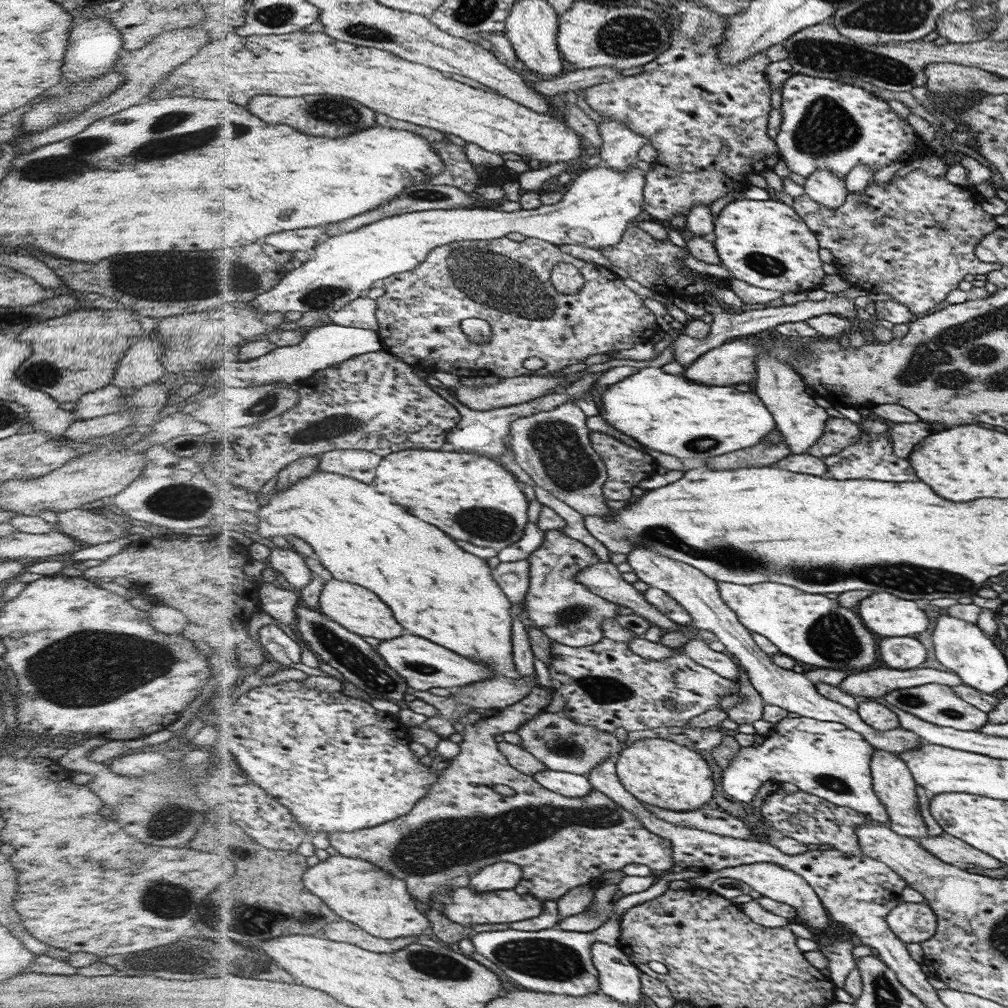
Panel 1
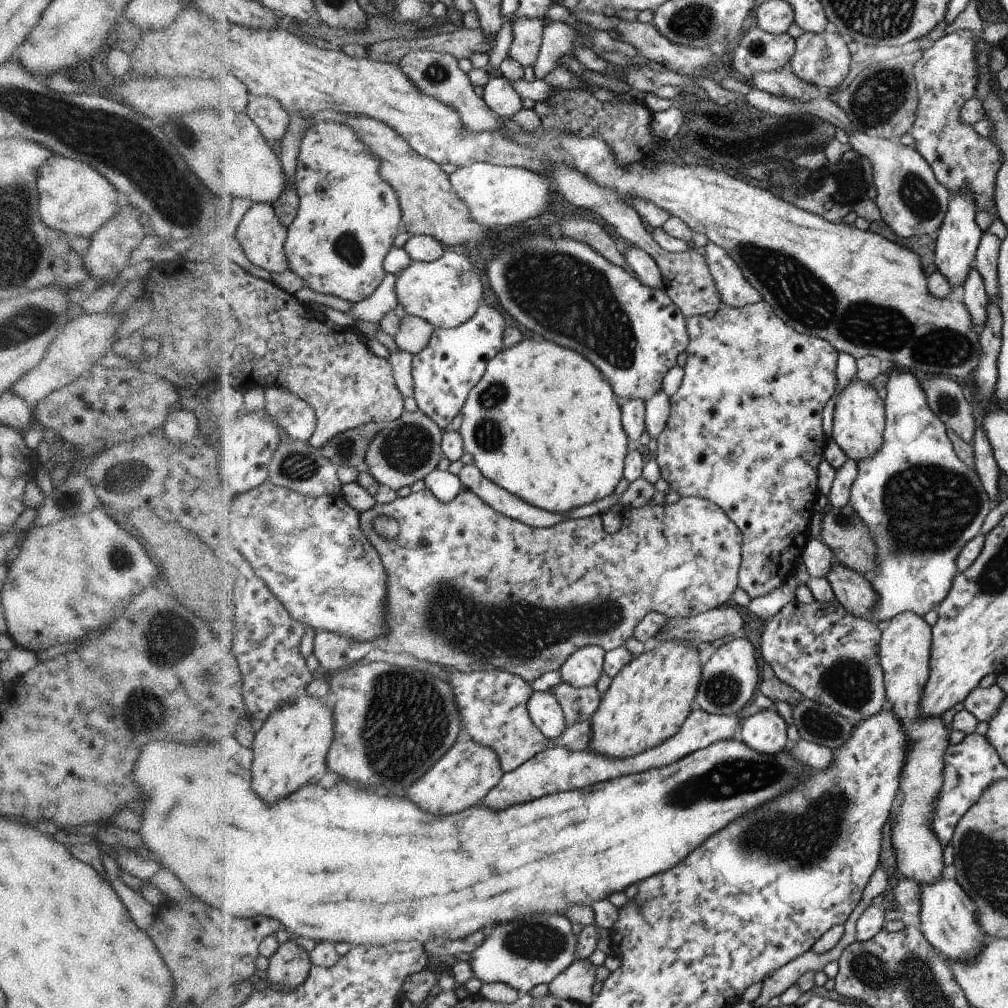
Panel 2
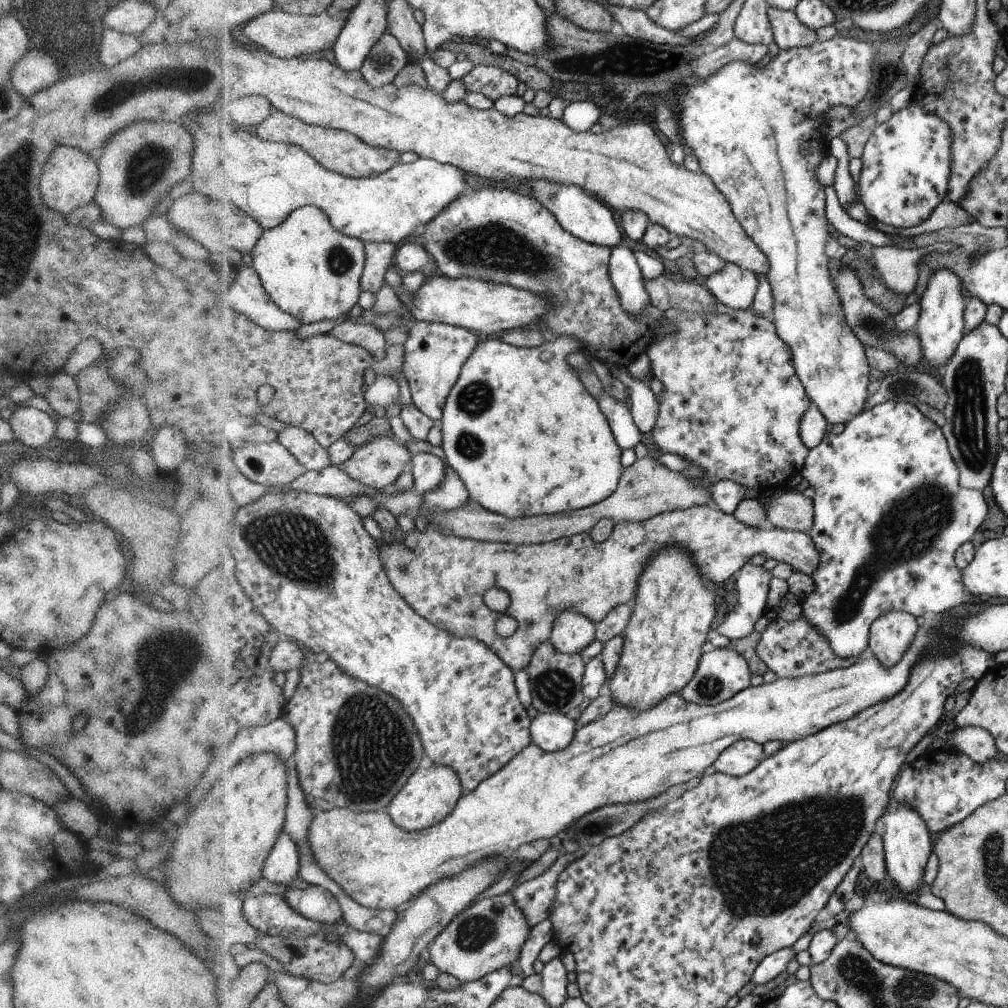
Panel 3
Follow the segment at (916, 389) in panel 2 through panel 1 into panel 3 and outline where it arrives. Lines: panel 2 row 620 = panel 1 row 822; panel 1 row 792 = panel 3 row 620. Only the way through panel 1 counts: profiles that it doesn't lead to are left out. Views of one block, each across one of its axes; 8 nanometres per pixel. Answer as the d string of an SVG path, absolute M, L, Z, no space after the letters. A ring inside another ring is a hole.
M886 401L885 403L873 406L862 414L856 415L849 423L845 424L844 431L839 435L831 432L824 437L824 440L814 448L810 449L806 462L803 464L801 474L814 490L816 495L813 500L815 510L813 527L808 531L811 539L815 542L816 550L819 551L819 565L813 574L814 592L811 592L805 599L802 599L801 609L807 616L807 621L825 634L829 645L839 657L863 656L868 651L870 644L871 626L882 617L883 614L892 611L904 611L914 615L916 618L924 614L942 615L953 606L960 603L968 603L971 596L963 583L961 570L956 566L955 554L958 548L972 536L984 520L989 511L988 503L983 491L964 487L960 479L959 467L956 466L954 456L951 454L947 443L947 437L943 429L937 426L932 420L924 417L918 407L910 403L898 401ZM744 565L735 578L738 603L727 614L724 623L717 628L716 635L722 634L734 640L747 637L754 631L754 623L764 616L772 576L764 565Z

